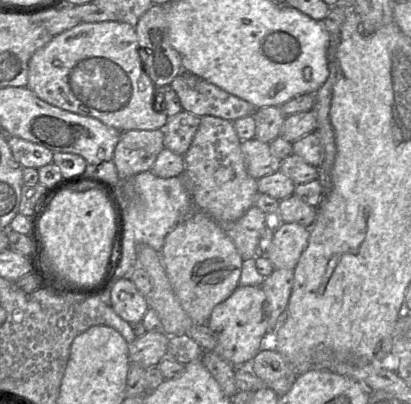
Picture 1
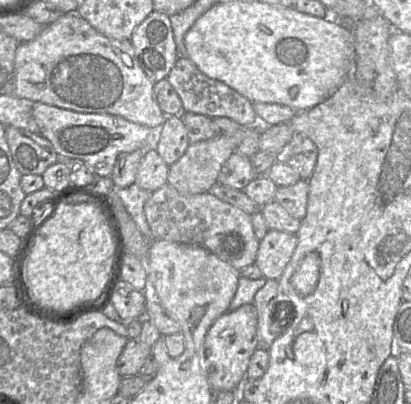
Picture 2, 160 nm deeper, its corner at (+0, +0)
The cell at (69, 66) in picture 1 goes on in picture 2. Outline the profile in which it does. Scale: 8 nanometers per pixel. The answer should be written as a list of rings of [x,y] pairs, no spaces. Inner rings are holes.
[[[67,12],[43,27],[32,40],[21,42],[15,53],[15,88],[18,98],[80,113],[110,114],[157,131],[166,119],[154,97],[154,82],[145,74],[130,40],[111,39],[95,30],[77,12]]]

